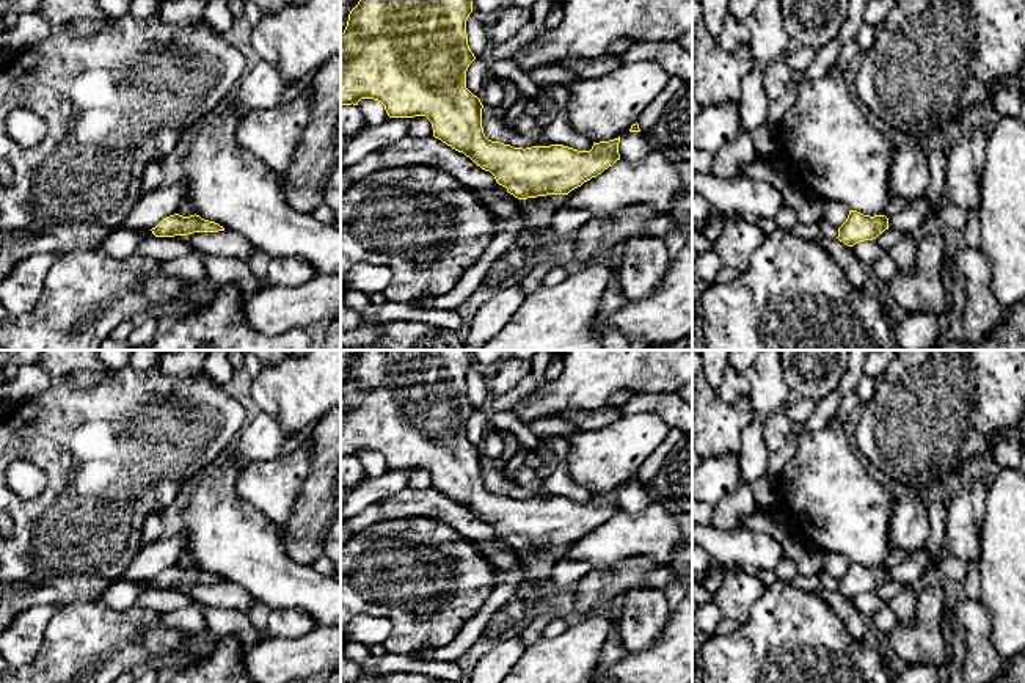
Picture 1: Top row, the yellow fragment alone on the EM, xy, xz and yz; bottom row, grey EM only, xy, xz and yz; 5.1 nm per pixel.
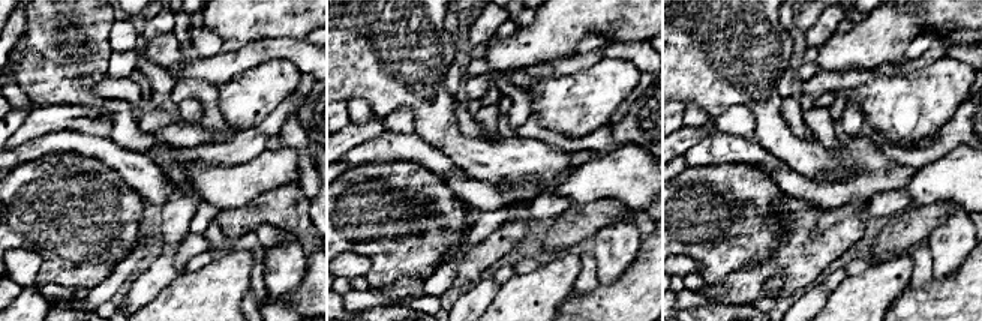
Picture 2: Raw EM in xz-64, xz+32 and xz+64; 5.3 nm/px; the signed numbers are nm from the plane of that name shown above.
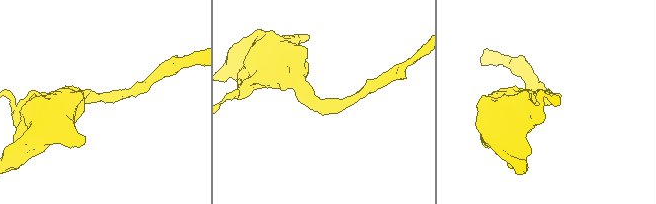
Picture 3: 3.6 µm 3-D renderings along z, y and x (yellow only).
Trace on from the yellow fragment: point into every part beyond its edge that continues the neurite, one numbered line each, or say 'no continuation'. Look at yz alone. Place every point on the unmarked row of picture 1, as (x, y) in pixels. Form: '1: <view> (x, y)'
1: yz (912, 572)

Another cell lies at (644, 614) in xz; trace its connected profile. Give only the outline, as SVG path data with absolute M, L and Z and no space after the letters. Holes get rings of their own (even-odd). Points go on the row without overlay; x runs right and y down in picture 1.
M656 587L626 592L620 608L620 637L628 653L650 648L662 634L670 614L666 592Z

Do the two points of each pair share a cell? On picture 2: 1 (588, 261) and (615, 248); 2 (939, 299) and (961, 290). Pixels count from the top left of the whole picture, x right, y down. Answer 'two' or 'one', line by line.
1: two
2: one

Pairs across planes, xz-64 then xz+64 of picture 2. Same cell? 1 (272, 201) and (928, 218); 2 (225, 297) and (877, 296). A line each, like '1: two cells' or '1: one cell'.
1: one cell
2: one cell

